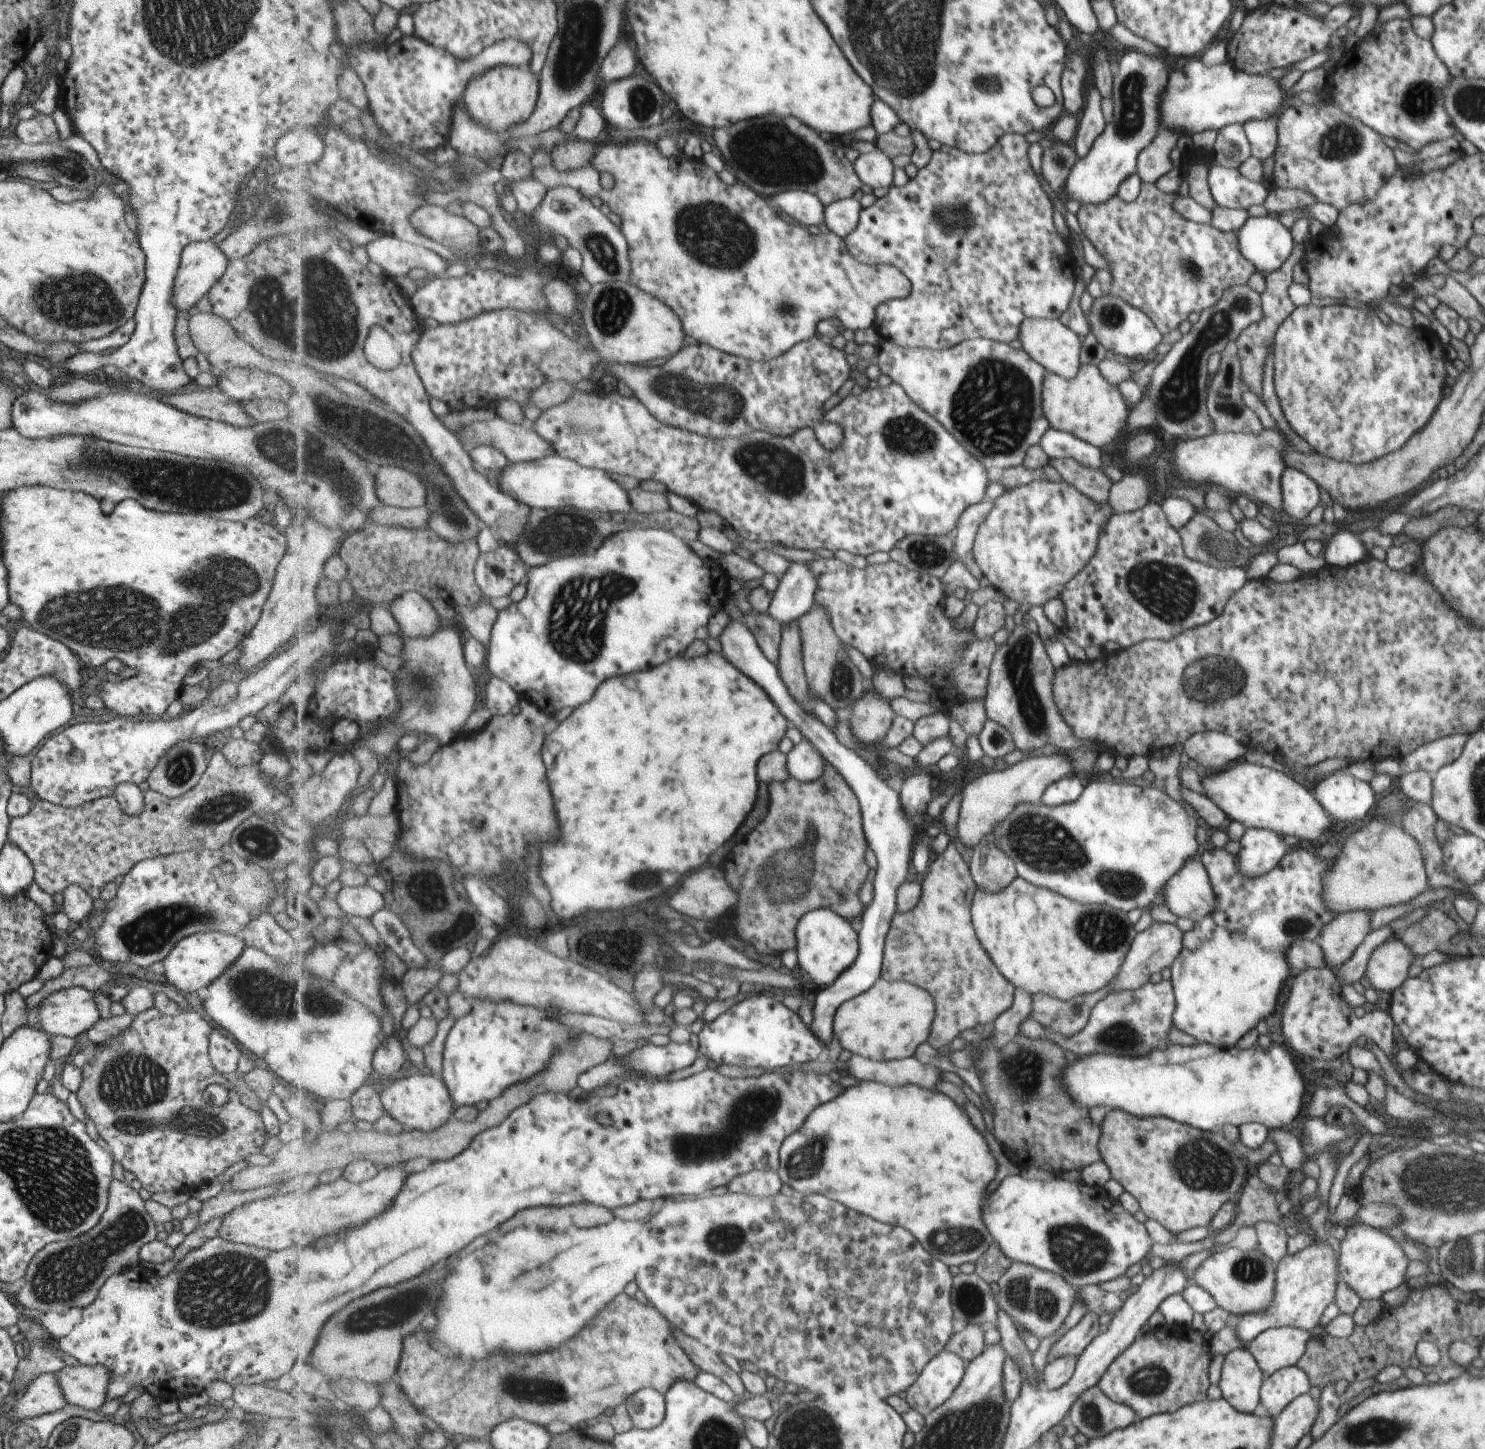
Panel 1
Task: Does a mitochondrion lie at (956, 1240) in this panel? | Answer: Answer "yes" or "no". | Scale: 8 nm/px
yes

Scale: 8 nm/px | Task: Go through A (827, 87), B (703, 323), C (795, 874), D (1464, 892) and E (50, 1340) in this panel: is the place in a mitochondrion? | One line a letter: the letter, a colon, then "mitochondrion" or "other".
A: other
B: other
C: mitochondrion
D: other
E: other

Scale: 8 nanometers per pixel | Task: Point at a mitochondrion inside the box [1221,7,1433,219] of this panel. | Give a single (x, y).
(1343, 138)

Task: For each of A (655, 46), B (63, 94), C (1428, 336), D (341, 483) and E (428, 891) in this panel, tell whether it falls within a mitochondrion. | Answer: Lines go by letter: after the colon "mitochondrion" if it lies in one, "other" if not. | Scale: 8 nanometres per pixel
A: other
B: other
C: other
D: mitochondrion
E: mitochondrion

